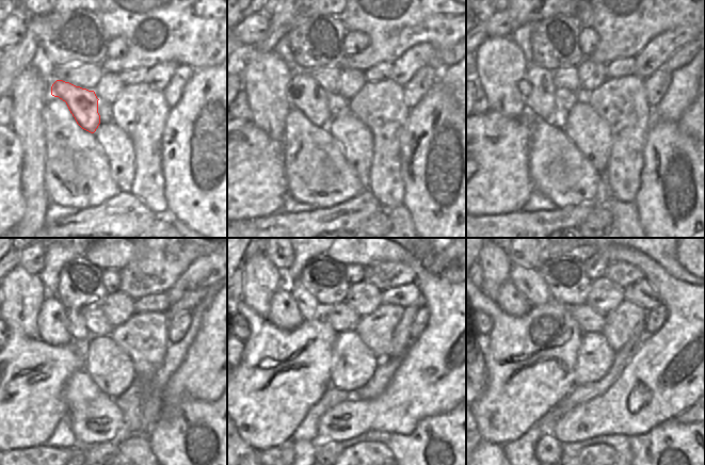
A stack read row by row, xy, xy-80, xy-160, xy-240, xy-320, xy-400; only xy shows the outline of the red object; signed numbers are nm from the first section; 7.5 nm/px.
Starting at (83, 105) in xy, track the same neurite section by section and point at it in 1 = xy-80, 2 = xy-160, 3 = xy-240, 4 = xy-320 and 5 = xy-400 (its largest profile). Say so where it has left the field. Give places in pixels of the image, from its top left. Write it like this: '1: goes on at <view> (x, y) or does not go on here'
1: goes on at xy-80 (306, 95)
2: goes on at xy-160 (540, 103)
3: goes on at xy-240 (52, 323)
4: goes on at xy-320 (284, 313)
5: goes on at xy-400 (509, 299)

